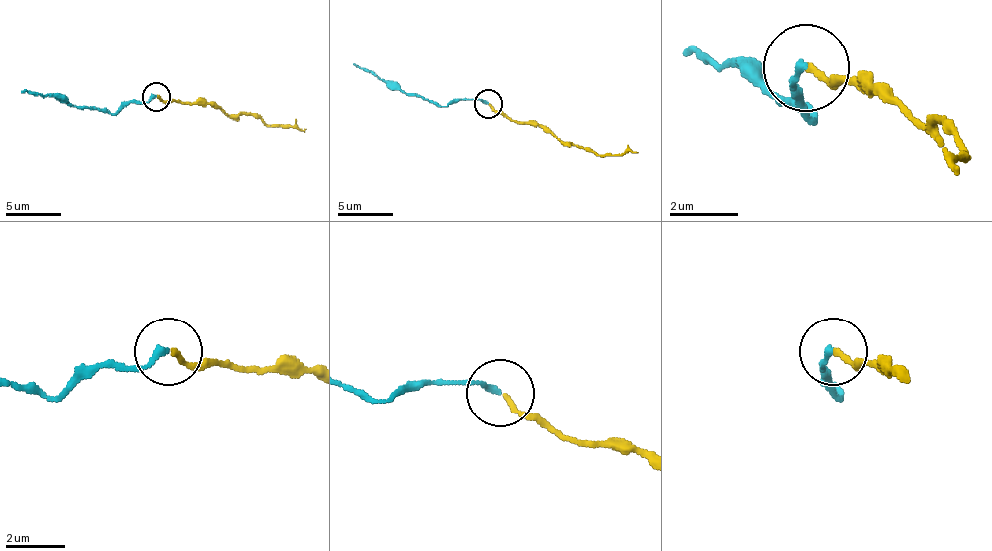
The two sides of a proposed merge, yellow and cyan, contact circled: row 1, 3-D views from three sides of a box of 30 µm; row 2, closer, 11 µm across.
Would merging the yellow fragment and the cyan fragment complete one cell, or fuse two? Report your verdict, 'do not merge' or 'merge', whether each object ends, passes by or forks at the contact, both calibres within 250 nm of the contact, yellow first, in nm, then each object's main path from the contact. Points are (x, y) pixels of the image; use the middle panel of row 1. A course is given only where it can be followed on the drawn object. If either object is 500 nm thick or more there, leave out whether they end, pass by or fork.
merge | yellow ends | cyan ends | 170/200 nm | yellow via (488, 103), (520, 123), (547, 128), (561, 141), (590, 147), (601, 156), (637, 153) | cyan via (488, 103), (454, 100), (441, 106), (404, 94), (354, 63)

